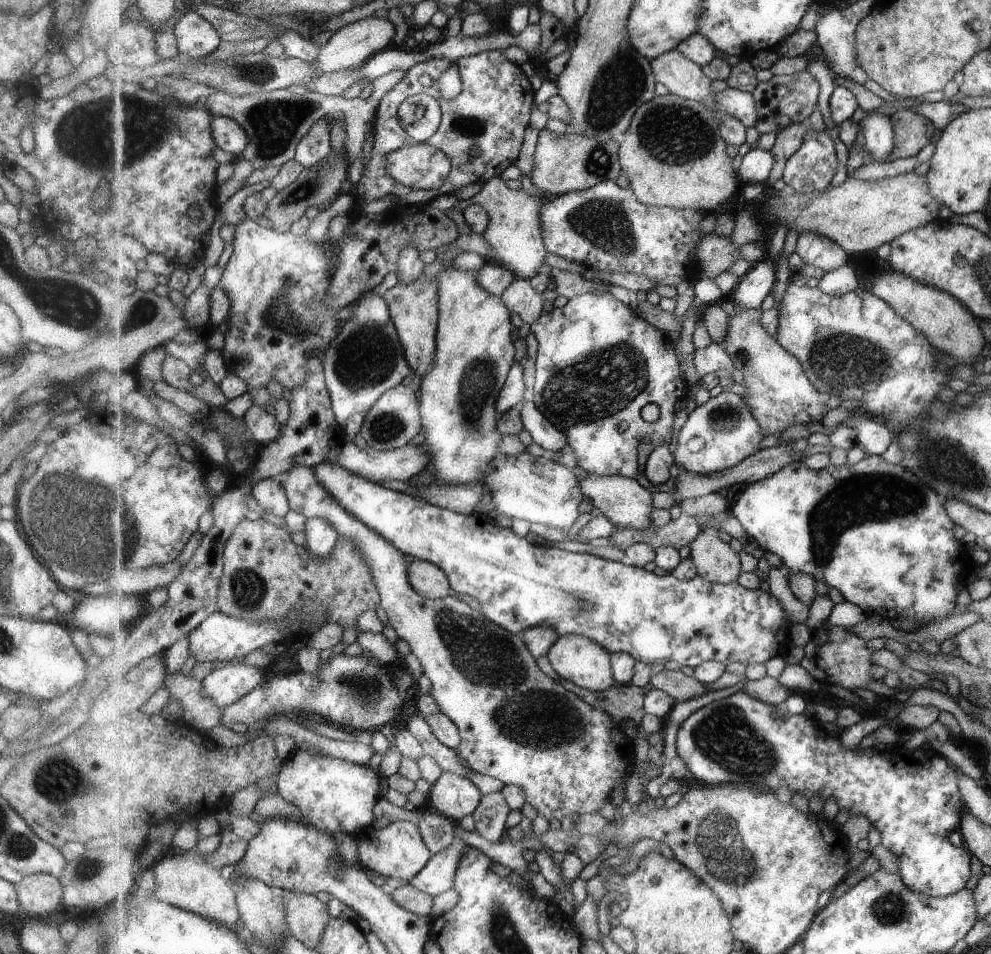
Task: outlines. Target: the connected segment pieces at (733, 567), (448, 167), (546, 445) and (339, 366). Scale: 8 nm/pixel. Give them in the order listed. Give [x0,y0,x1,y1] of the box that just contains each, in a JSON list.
[[690,530,742,583],[386,142,454,190],[522,399,570,452],[322,291,413,442]]

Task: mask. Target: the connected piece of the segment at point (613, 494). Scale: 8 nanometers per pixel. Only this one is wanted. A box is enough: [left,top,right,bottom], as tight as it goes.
[579,470,659,530]

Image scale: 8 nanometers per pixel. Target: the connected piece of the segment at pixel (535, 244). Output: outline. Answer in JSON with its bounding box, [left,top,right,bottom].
[451,177,548,280]

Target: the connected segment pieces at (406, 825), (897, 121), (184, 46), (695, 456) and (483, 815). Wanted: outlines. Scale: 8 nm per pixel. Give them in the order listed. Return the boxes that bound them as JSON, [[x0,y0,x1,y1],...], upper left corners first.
[[357,821,433,882],[890,109,937,159],[173,10,222,58],[672,391,764,475],[471,792,511,841]]

